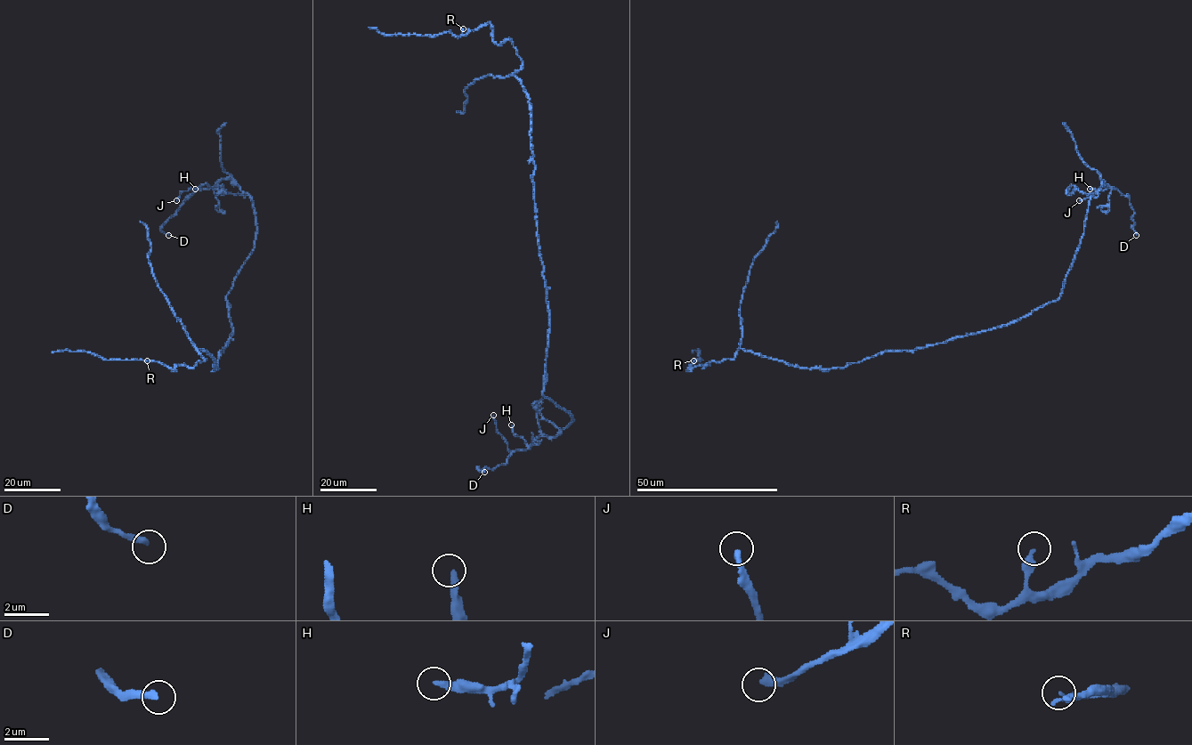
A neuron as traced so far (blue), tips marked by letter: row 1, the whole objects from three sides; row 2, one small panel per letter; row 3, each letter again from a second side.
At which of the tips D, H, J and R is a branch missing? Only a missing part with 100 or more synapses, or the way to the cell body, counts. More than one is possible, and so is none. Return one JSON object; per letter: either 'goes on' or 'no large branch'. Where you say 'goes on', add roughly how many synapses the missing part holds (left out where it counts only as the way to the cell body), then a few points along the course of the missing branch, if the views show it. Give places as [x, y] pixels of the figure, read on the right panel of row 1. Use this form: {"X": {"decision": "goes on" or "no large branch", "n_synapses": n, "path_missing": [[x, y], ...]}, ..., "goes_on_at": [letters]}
{"D": {"decision": "no large branch"}, "H": {"decision": "no large branch"}, "J": {"decision": "no large branch"}, "R": {"decision": "no large branch"}, "goes_on_at": []}

